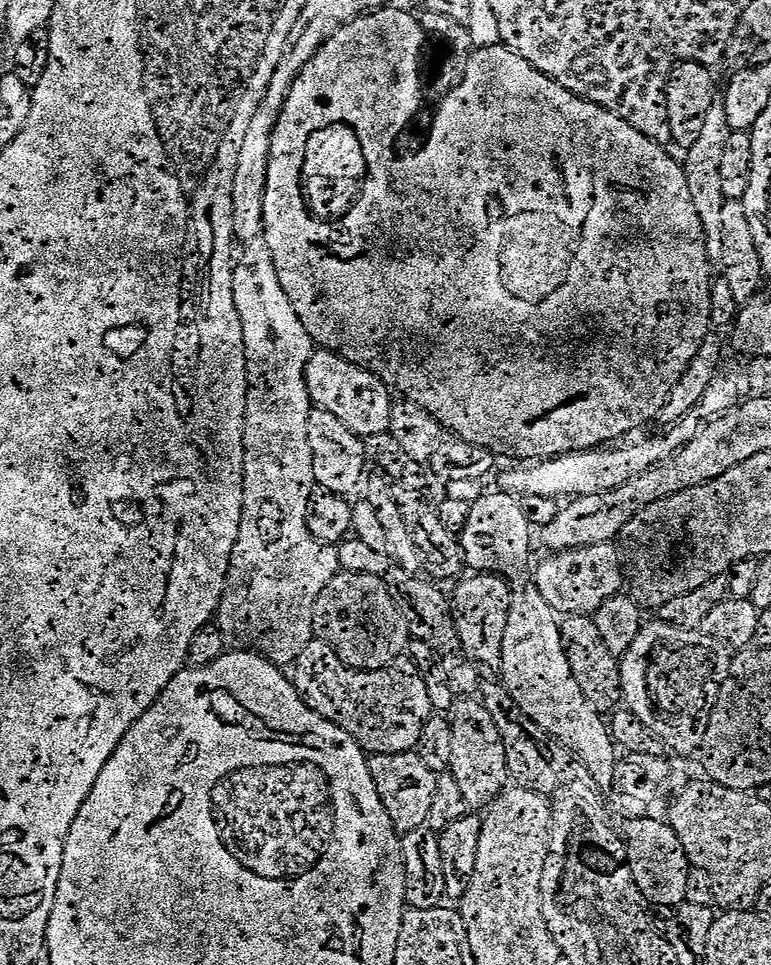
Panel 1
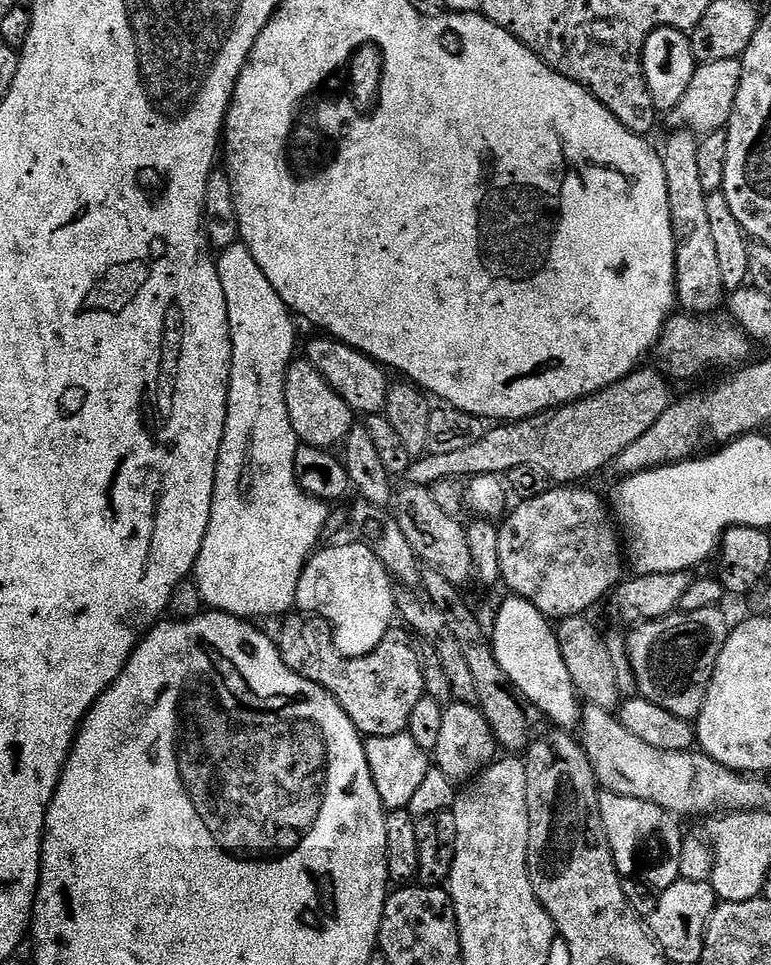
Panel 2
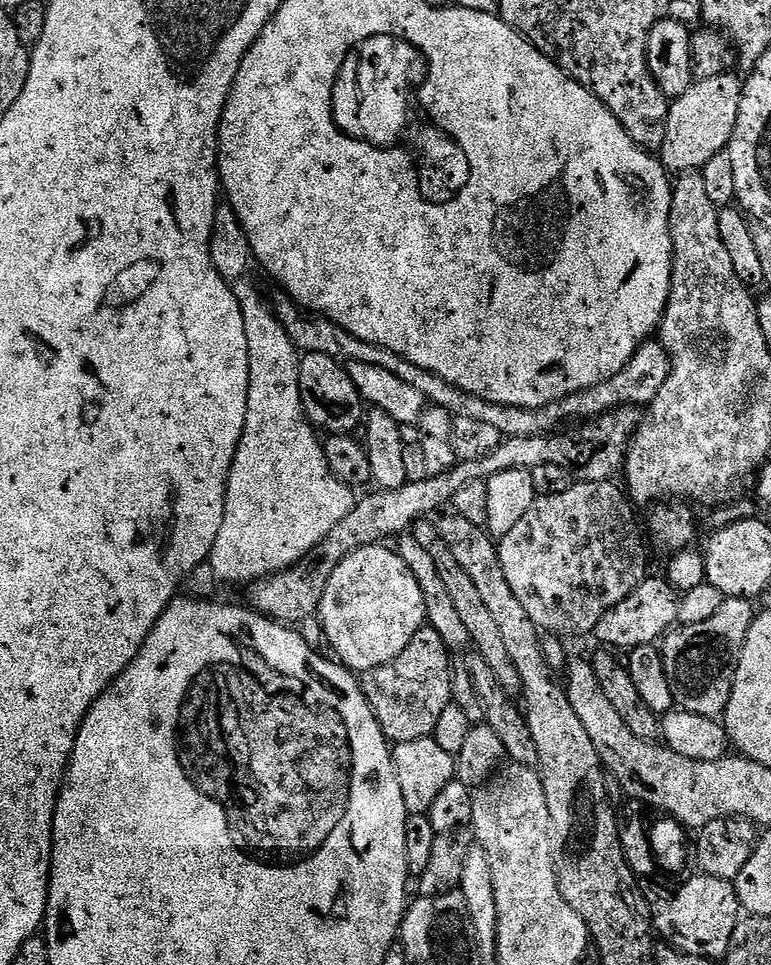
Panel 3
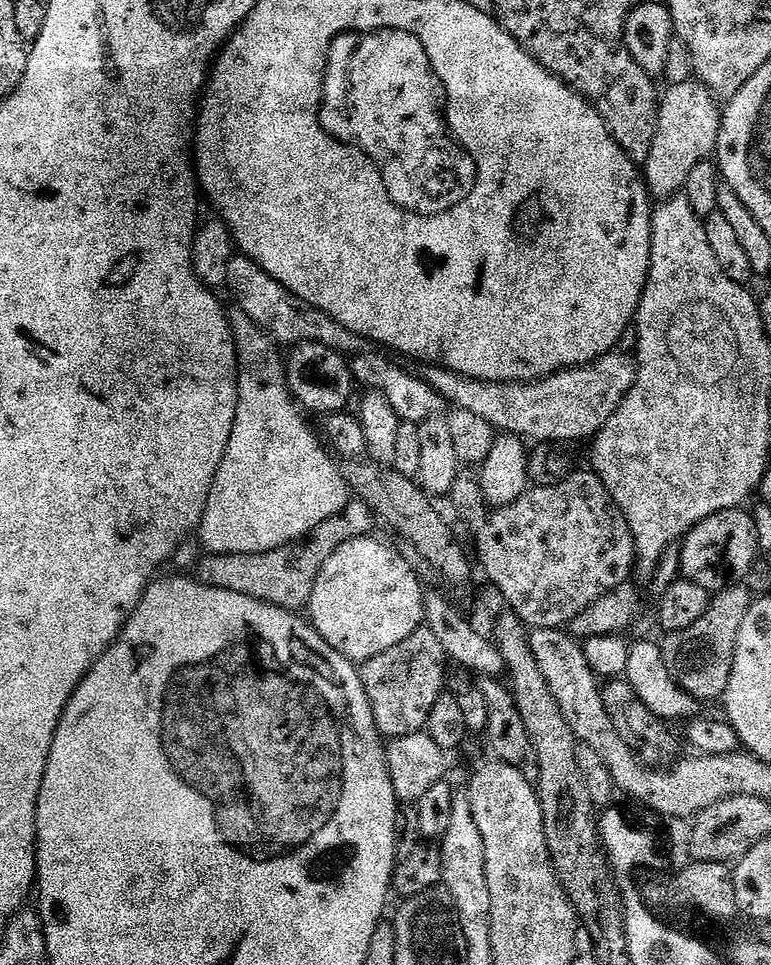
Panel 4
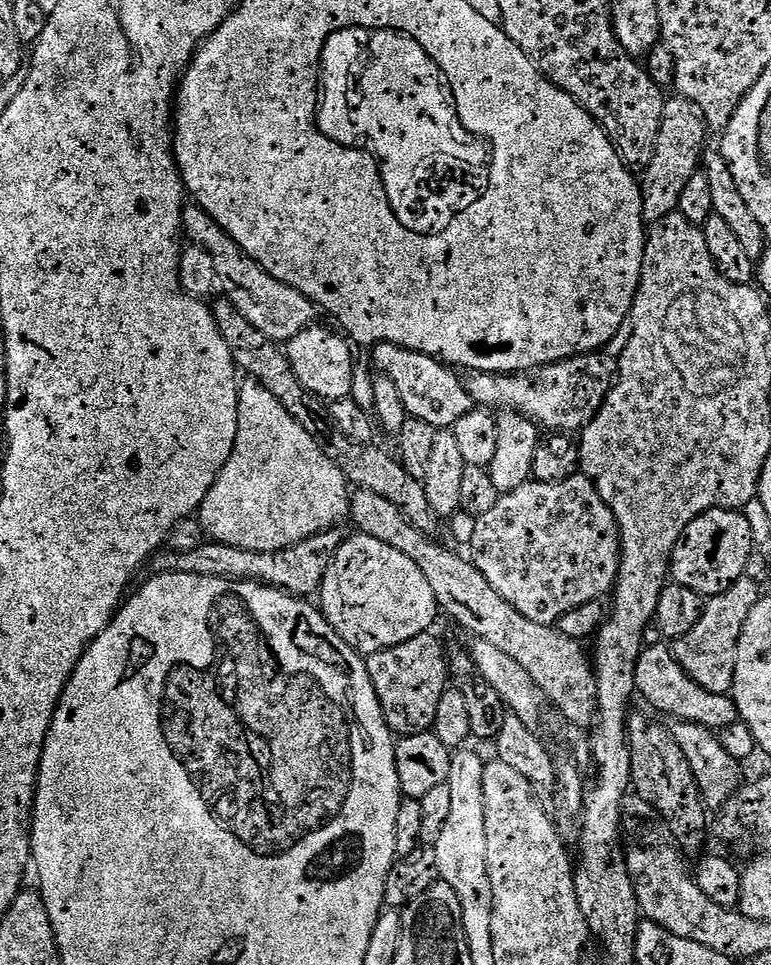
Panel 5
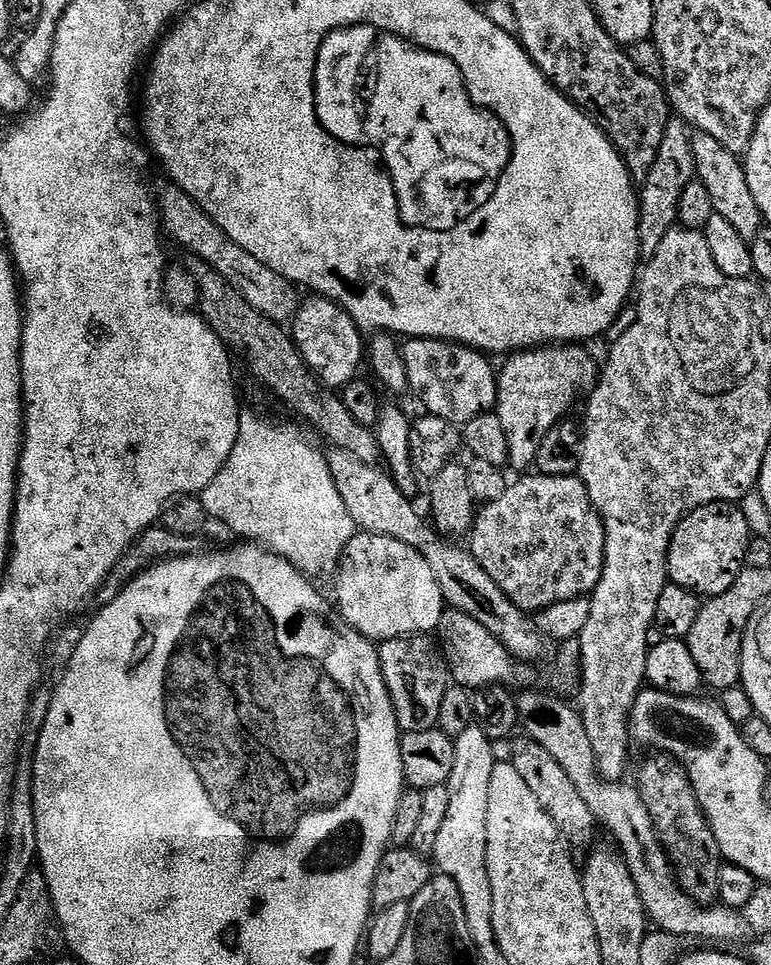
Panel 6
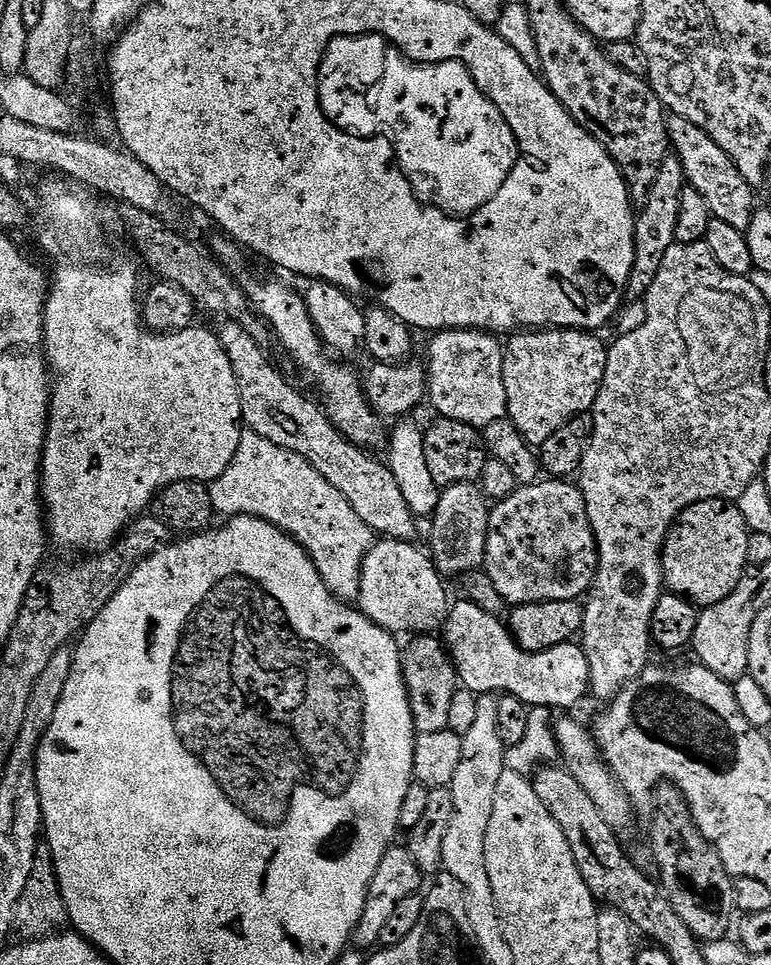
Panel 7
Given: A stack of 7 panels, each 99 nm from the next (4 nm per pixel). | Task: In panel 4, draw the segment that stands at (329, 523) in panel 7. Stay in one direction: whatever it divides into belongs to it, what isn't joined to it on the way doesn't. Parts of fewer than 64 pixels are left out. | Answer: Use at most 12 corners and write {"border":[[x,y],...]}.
{"border":[[234,328],[234,430],[213,556],[302,540],[350,501],[277,345]]}

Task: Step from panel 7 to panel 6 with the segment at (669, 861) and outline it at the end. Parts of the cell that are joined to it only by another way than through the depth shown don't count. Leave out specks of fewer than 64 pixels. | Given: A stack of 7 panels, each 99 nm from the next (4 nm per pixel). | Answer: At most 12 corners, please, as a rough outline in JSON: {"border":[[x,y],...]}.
{"border":[[652,754],[638,791],[695,904],[720,900],[722,857],[684,767]]}

